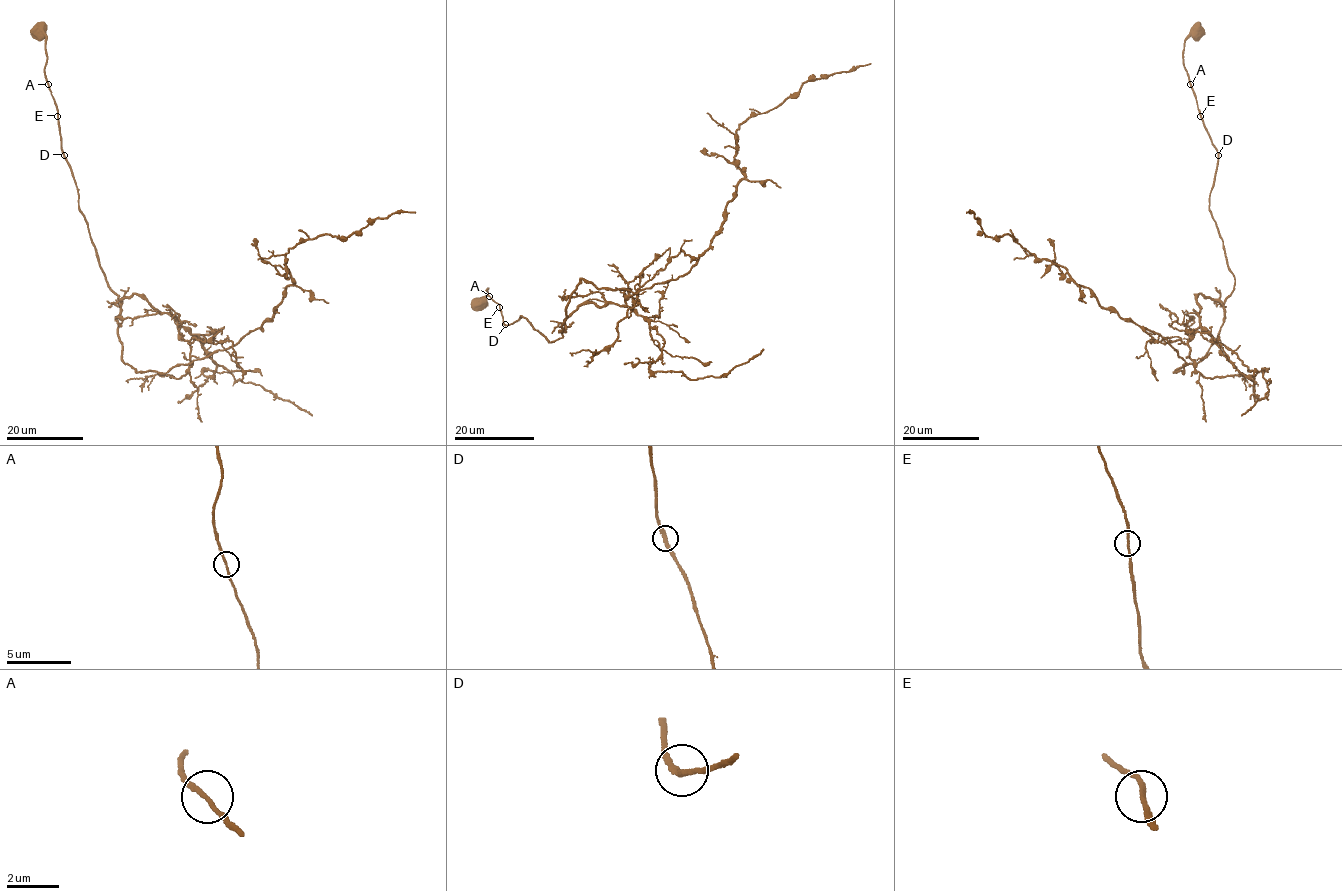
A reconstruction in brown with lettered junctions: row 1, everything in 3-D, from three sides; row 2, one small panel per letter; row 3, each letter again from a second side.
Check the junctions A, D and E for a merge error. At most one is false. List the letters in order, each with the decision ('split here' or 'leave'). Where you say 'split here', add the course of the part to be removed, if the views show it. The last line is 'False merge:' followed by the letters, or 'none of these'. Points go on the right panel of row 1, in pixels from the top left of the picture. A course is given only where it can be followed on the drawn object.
A: leave
D: leave
E: leave
False merge: none of these

